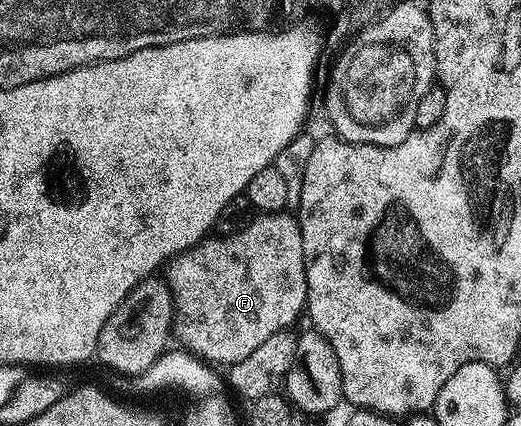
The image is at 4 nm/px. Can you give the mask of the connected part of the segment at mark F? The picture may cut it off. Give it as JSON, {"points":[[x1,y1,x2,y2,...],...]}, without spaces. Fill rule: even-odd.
{"points":[[287,211,253,215,253,220,245,228,240,228,237,232,230,233,229,236,220,237,213,235,211,238,205,238,200,243,195,244,190,250,186,250,167,261,166,273,168,272,168,276,166,275,166,283,168,289,172,292,172,306,174,309,172,331,175,339,180,339,181,342,179,343,193,355,200,357,203,361,213,366,227,366,234,362,242,362,242,358,250,358,251,352,258,350,258,346,262,346,262,342,266,342,266,338,291,329,293,327,291,324,299,316,302,316,308,303,306,270,304,269,304,255,302,254,302,230,300,229,299,219,295,215,288,215]]}

